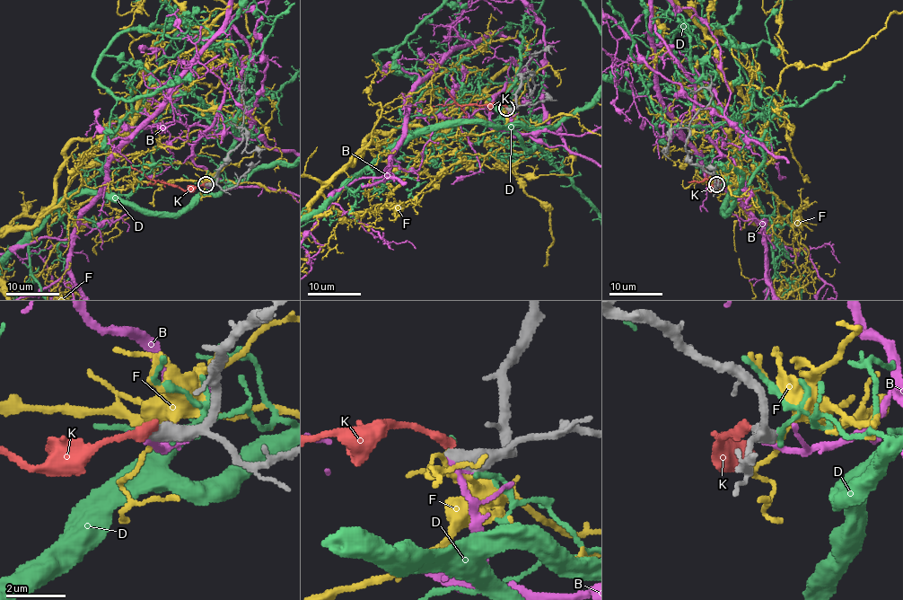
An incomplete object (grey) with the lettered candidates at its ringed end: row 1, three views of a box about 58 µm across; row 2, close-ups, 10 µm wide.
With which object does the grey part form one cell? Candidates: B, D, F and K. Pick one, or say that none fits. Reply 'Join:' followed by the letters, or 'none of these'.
Join: none of these

